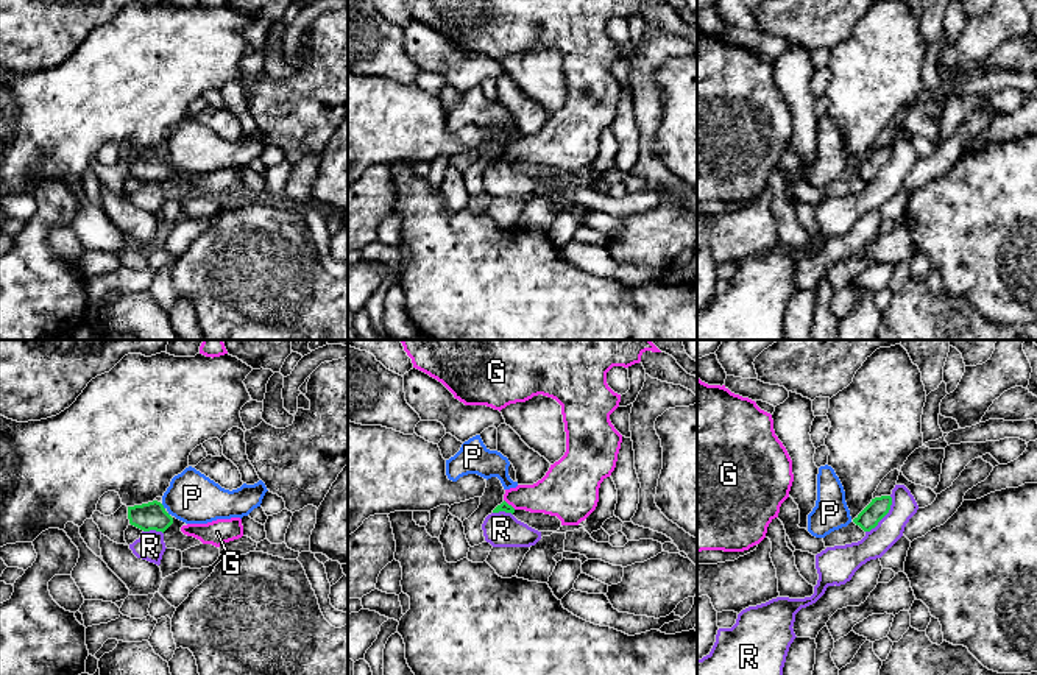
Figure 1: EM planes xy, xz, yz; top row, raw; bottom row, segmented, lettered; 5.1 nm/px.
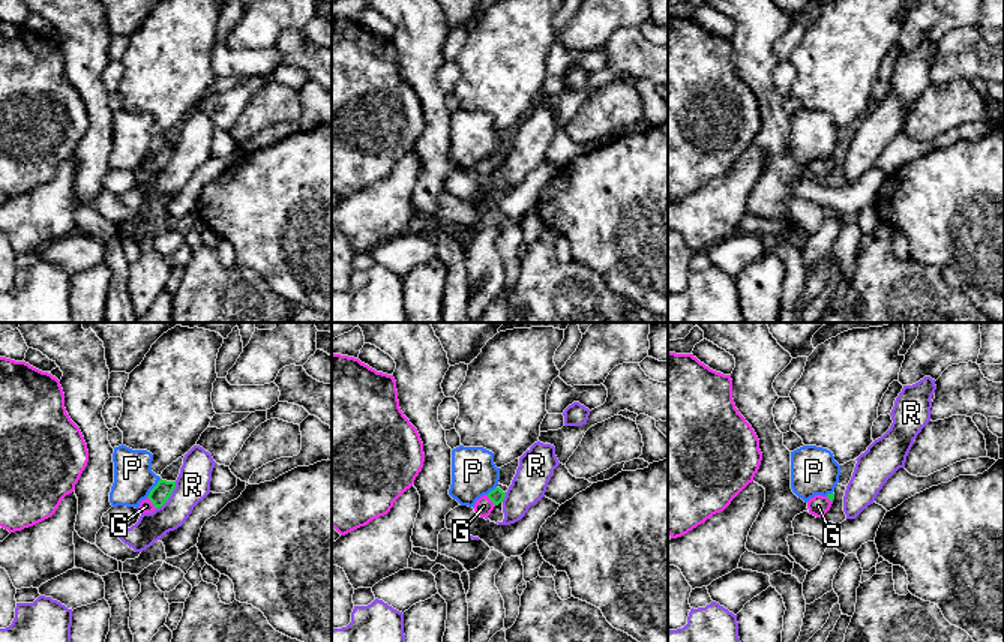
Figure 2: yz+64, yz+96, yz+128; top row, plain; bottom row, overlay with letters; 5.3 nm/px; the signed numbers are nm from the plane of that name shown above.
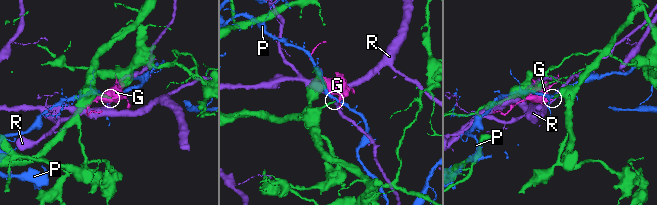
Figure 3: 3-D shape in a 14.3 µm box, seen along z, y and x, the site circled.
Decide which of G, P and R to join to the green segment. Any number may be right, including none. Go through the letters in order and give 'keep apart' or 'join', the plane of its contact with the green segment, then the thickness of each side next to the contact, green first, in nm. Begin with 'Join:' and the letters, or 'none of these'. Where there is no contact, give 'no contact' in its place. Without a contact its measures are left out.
Join: G
G: join; meets green in xz; 50 nm thick on the green side, 220 nm on the other
P: keep apart; meets green in xy; 140 nm thick on the green side, 260 nm on the other
R: keep apart; meets green in yz; 110 nm thick on the green side, 140 nm on the other

